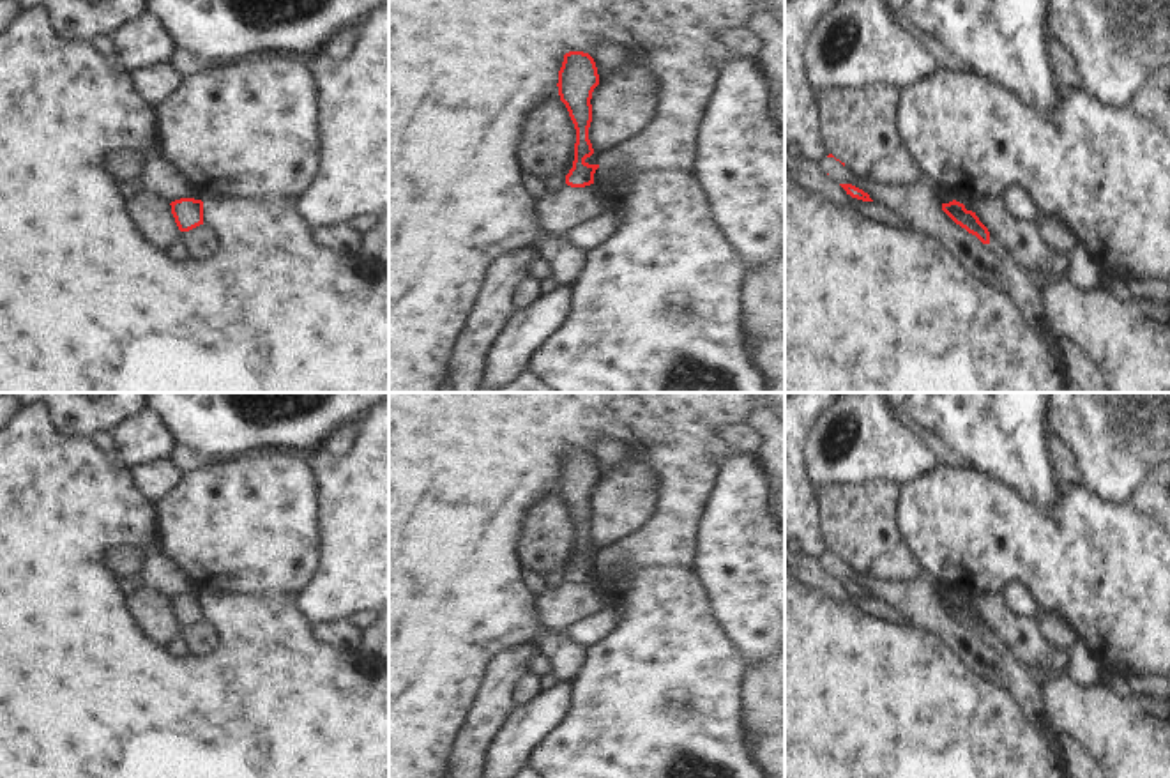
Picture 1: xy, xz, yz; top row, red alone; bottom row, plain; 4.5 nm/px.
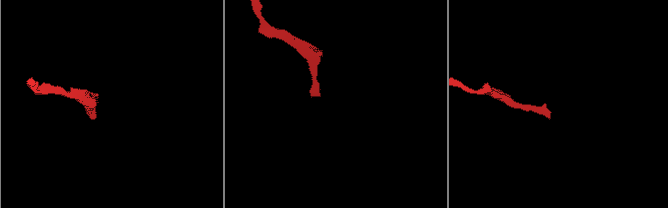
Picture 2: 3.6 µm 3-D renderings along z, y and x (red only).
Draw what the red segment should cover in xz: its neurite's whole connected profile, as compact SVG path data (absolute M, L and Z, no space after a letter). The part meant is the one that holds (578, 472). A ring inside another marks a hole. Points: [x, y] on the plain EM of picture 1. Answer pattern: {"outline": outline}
{"outline": "M569 447L564 451L558 467L558 492L566 500L576 525L574 557L566 571L571 584L585 584L594 580L594 569L599 561L589 561L585 555L594 550L589 536L592 518L592 488L599 481L599 470L594 454L583 447Z"}

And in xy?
{"outline": "M180 594L170 599L171 610L180 628L189 628L203 621L203 598L194 594Z"}

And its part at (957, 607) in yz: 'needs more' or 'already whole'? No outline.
already whole

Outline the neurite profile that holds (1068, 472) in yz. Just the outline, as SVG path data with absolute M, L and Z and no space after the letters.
M1052 431L1046 433L1046 444L1050 449L1050 463L1062 488L1083 486L1080 465L1076 463L1069 447L1055 437Z

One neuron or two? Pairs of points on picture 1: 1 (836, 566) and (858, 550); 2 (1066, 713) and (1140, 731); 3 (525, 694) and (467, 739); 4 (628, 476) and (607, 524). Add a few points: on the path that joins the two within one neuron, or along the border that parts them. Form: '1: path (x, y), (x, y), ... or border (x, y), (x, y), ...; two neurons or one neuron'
1: border (845, 561), (856, 572), (882, 580); two neurons
2: path (1084, 716), (1100, 718), (1112, 729), (1123, 731); one neuron
3: border (527, 672), (515, 683), (511, 702); two neurons
4: path (628, 488), (628, 495), (617, 511); one neuron

